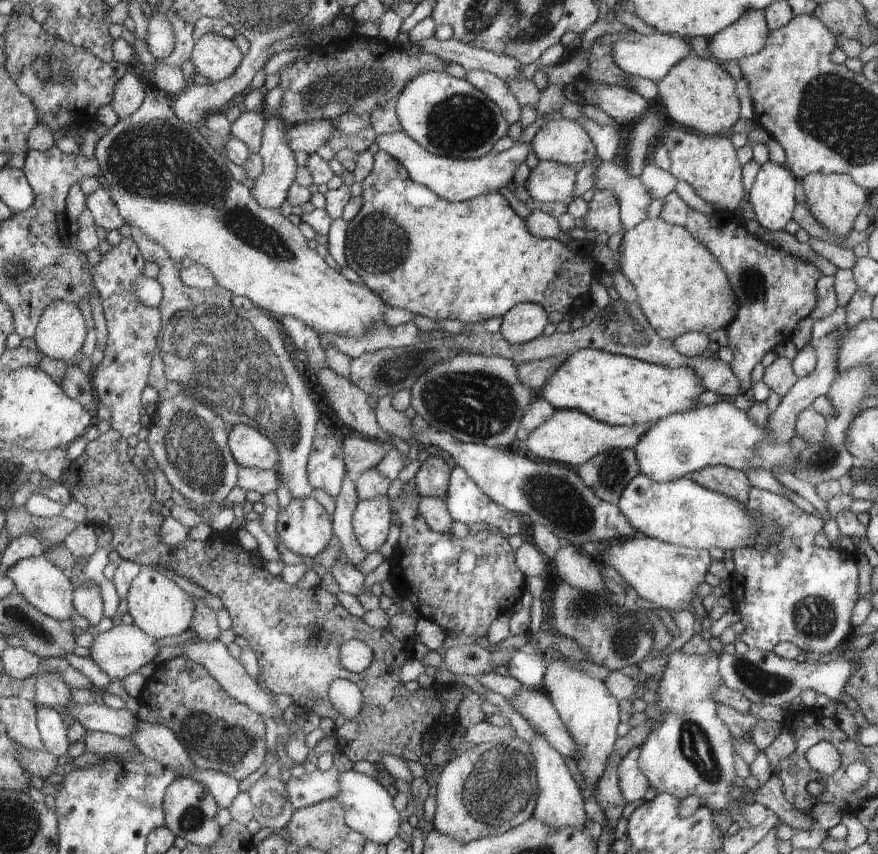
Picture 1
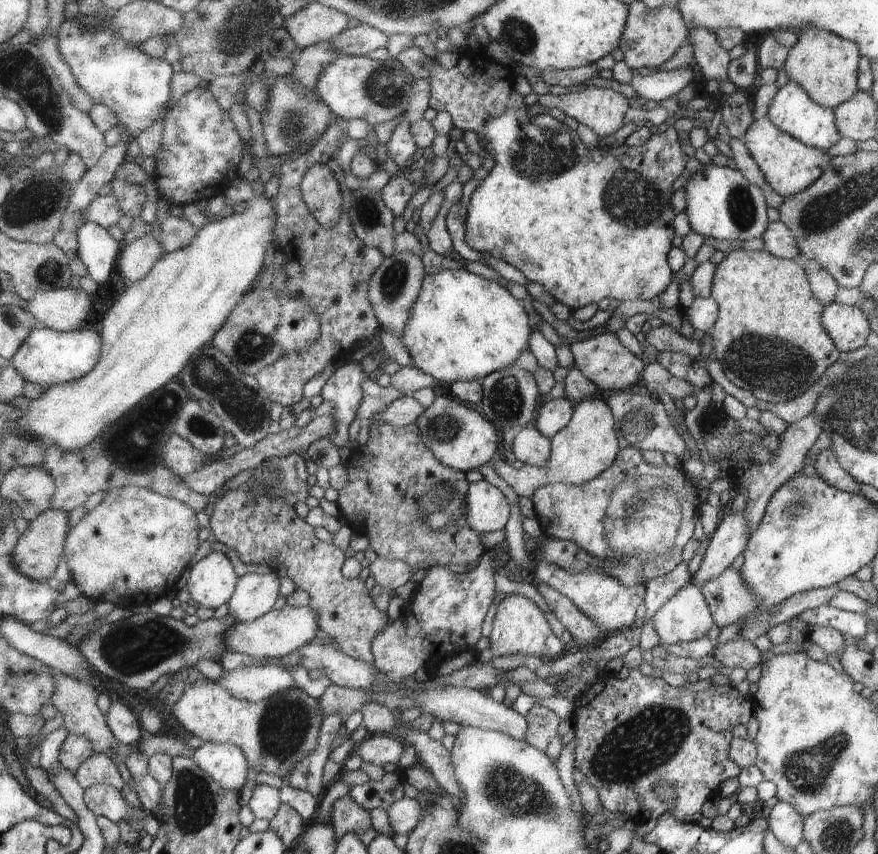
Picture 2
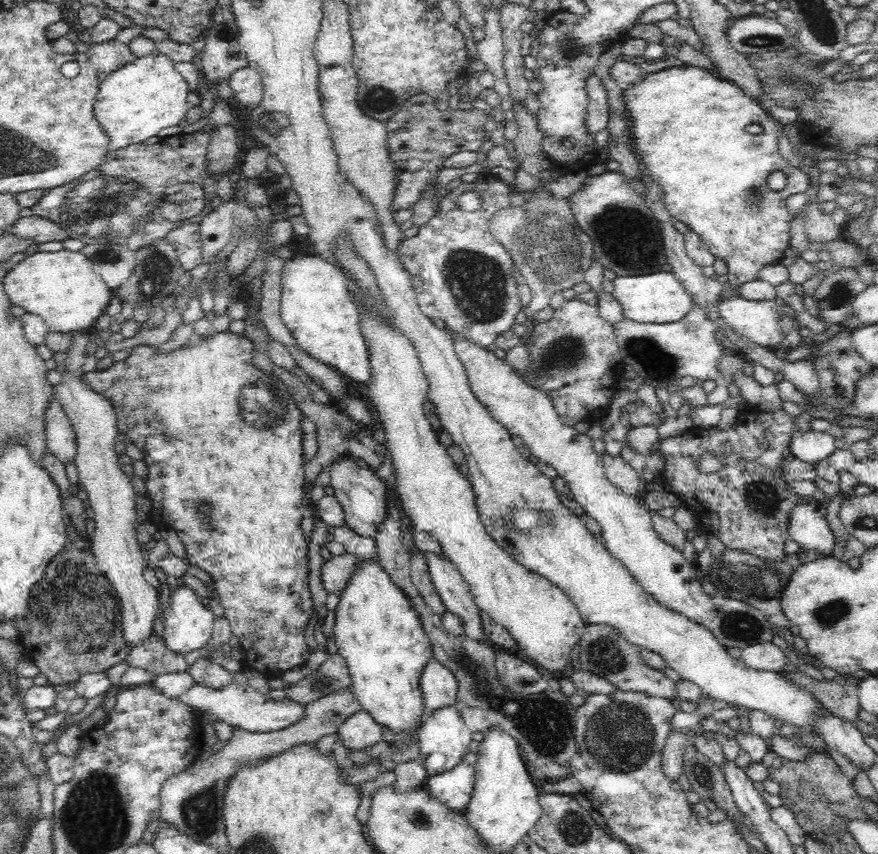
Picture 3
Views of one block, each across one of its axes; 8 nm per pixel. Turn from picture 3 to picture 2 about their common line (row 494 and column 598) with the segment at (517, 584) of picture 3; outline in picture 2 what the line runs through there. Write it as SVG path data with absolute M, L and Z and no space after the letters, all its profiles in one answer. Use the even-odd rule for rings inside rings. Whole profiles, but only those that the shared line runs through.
M594 397L584 399L573 406L573 418L560 433L551 438L547 463L540 467L516 469L504 460L495 460L496 472L514 488L518 498L531 498L543 486L564 483L581 486L610 469L617 461L621 448L614 430L614 415L608 404Z

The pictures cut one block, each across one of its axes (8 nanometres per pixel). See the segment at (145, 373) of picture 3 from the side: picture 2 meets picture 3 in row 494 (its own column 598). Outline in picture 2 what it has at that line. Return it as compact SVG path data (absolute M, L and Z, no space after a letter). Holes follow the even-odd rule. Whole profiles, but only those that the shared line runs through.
M482 49L478 51L466 50L460 55L457 64L448 70L437 64L434 55L431 56L431 59L433 65L428 76L430 81L429 107L434 108L438 113L440 111L448 112L452 117L453 127L462 130L464 134L476 132L480 138L480 150L486 150L495 162L489 174L480 181L472 193L468 204L465 219L465 241L470 248L481 253L491 254L508 262L508 264L512 264L524 273L528 281L542 284L558 303L566 305L574 311L592 303L598 304L604 298L618 298L622 301L640 298L655 302L656 299L662 298L662 293L665 290L670 290L670 286L674 286L674 282L679 282L678 274L668 264L668 254L674 248L674 238L678 238L677 230L673 225L676 216L672 210L670 198L673 194L671 192L672 183L684 172L689 157L682 151L676 129L671 123L662 127L660 132L650 135L648 142L641 147L629 147L623 144L618 147L590 148L581 141L577 131L570 129L566 122L553 118L548 112L545 111L541 115L526 115L524 97L516 92L512 85L516 71L511 66L491 59Z

